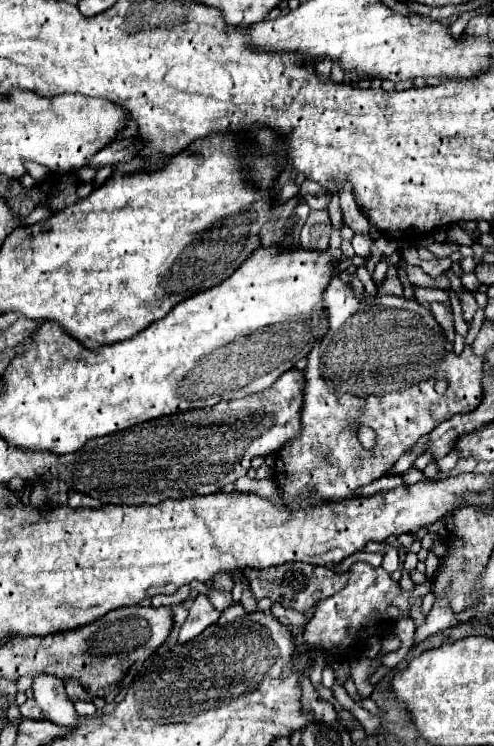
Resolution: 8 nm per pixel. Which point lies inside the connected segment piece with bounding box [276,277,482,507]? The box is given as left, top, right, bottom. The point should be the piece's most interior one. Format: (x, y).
(360, 373)

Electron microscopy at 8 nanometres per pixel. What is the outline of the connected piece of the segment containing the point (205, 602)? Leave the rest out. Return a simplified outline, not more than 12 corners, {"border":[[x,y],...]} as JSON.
{"border":[[198,595],[180,627],[178,643],[200,635],[220,617],[206,595]]}

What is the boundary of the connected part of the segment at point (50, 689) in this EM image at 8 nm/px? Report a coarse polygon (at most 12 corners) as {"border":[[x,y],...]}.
{"border":[[38,675],[32,691],[48,721],[76,725],[62,679]]}

